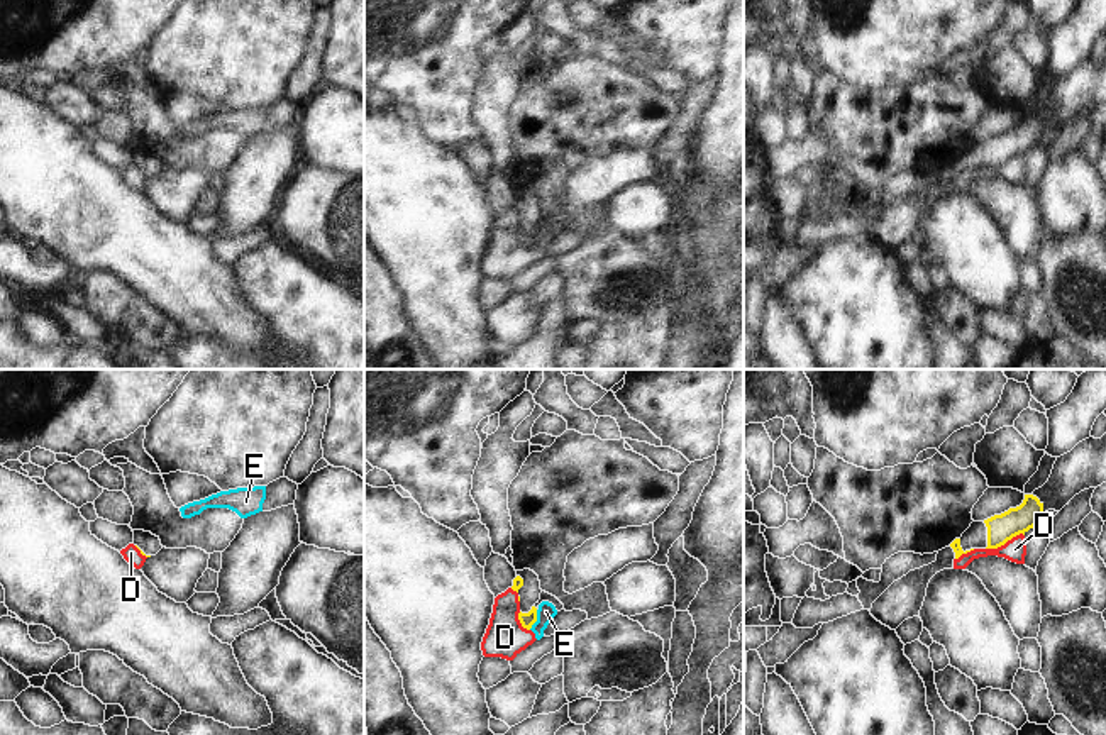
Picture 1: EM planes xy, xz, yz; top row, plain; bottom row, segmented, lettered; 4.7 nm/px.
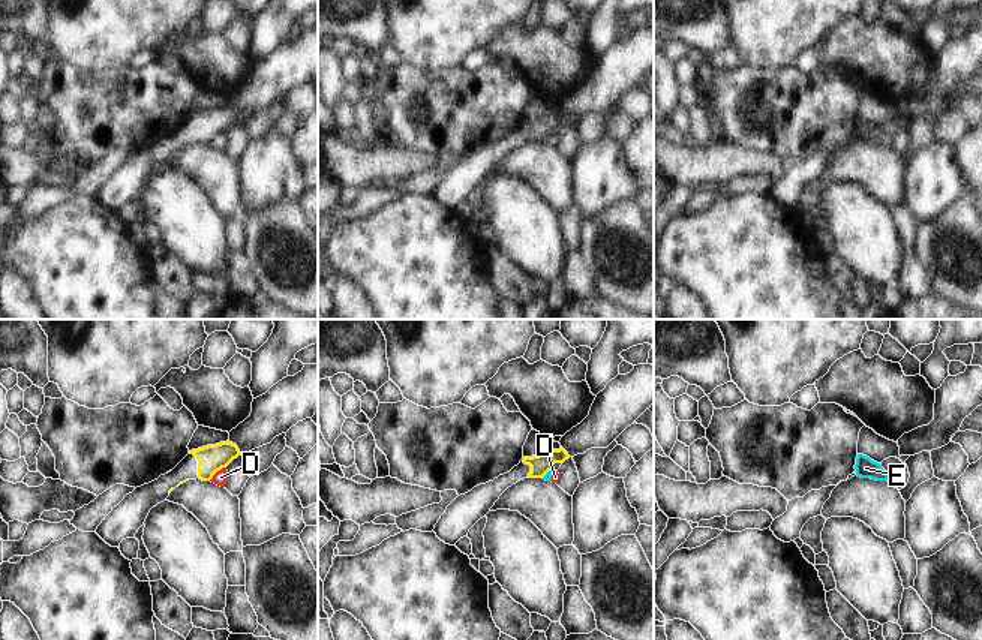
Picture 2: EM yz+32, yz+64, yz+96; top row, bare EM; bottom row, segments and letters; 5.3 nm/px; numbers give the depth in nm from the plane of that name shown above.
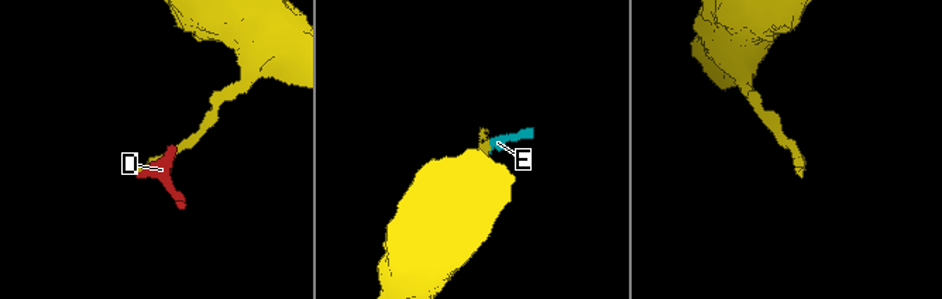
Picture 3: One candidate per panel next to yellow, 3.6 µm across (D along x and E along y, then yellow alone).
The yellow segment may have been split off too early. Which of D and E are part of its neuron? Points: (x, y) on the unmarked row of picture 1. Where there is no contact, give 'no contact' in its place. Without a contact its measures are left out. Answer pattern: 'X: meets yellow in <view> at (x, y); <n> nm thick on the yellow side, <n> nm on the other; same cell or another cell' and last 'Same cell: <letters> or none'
D: meets yellow in yz at (1005, 163); 130 nm thick on the yellow side, 110 nm on the other; another cell
E: meets yellow in xz at (536, 241); 70 nm thick on the yellow side, 90 nm on the other; another cell
Same cell: none

